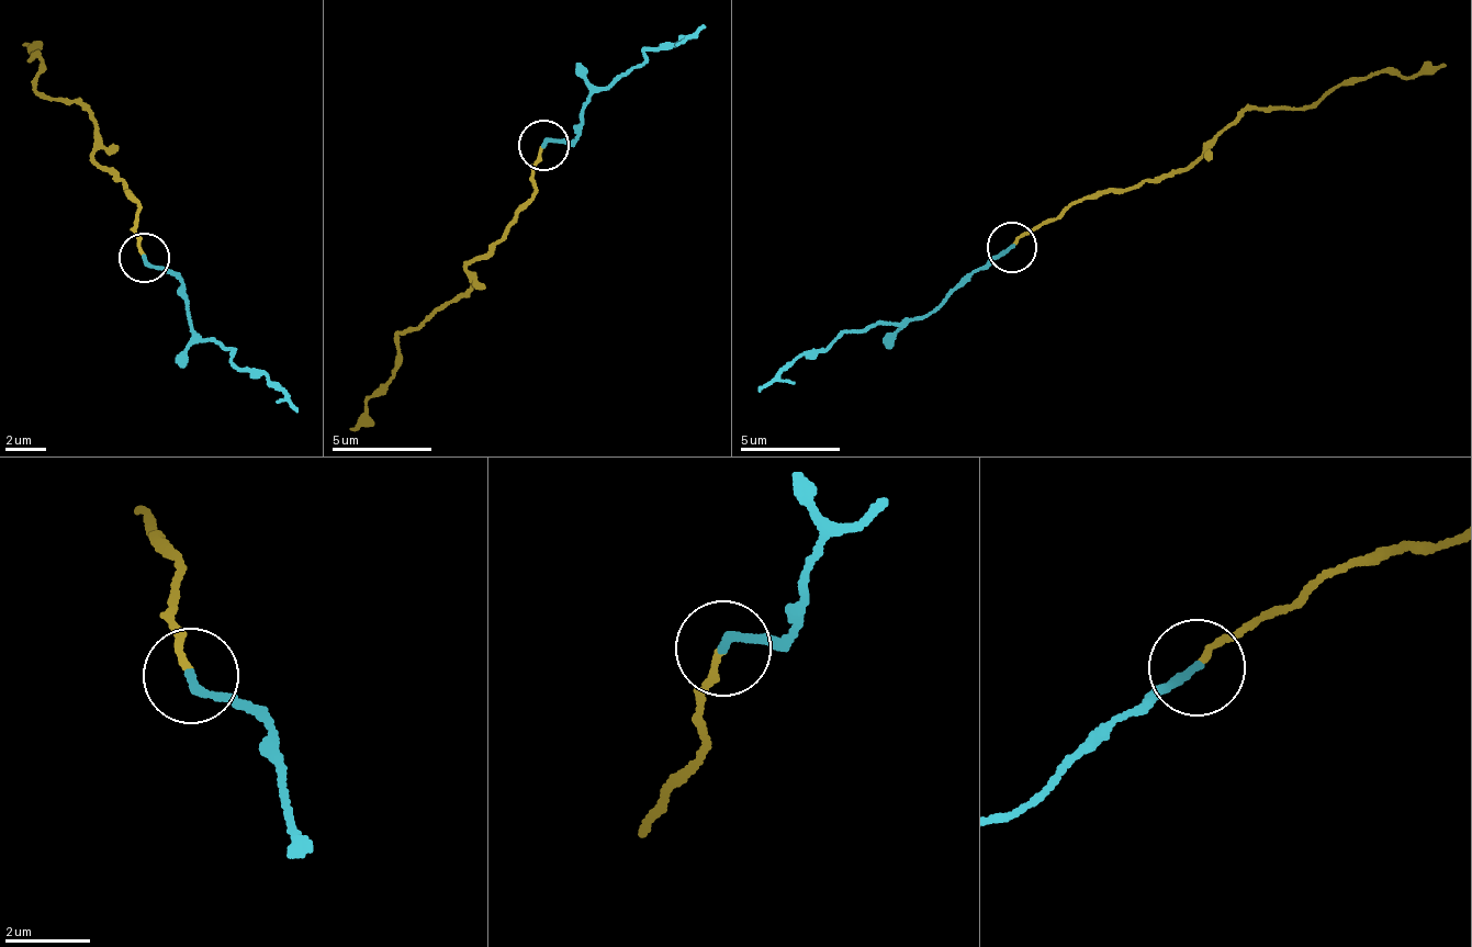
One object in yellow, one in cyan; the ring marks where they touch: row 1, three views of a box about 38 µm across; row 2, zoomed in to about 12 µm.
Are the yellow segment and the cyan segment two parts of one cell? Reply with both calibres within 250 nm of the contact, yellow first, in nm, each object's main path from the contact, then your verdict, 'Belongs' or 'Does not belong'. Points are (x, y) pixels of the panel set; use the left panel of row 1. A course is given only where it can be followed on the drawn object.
Thickness 140 nm (yellow) against 200 nm. Course of yellow: (146, 256), (138, 204), (94, 164), (96, 137), (80, 102), (37, 91), (44, 67), (24, 43). Course of cyan: (146, 256), (173, 268), (192, 330), (231, 347), (232, 364), (269, 372), (295, 412). Does not belong

